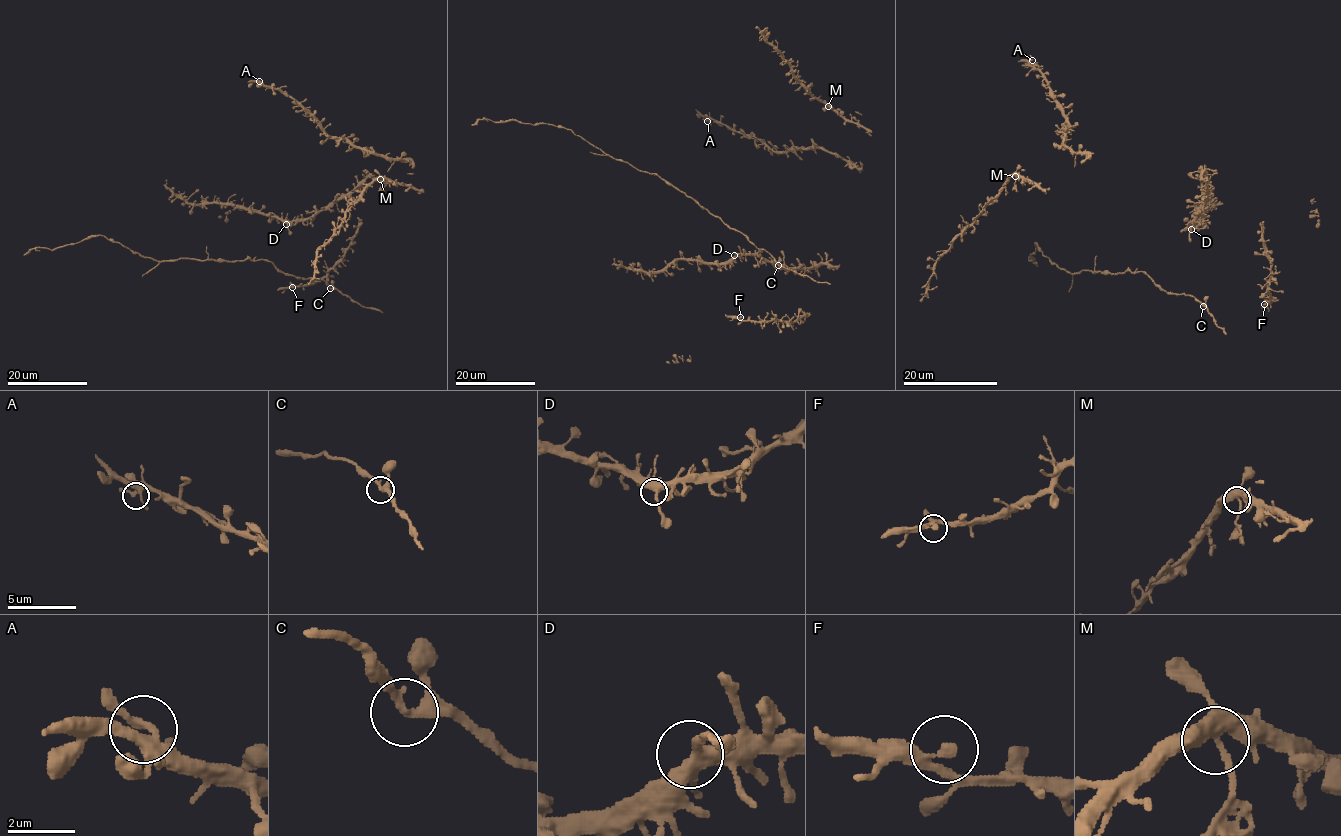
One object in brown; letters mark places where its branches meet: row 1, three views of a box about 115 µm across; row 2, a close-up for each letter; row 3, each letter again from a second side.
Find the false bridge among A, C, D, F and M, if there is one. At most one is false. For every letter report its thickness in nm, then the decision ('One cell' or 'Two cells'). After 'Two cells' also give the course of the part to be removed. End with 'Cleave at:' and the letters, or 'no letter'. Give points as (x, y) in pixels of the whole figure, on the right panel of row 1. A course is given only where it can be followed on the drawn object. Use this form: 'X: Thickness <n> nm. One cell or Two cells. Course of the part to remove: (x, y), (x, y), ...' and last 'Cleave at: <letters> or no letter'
A: Thickness 240 nm. One cell
C: Thickness 240 nm. One cell
D: Thickness 400 nm. One cell
F: Thickness 300 nm. One cell
M: Thickness 400 nm. One cell
Cleave at: no letter

